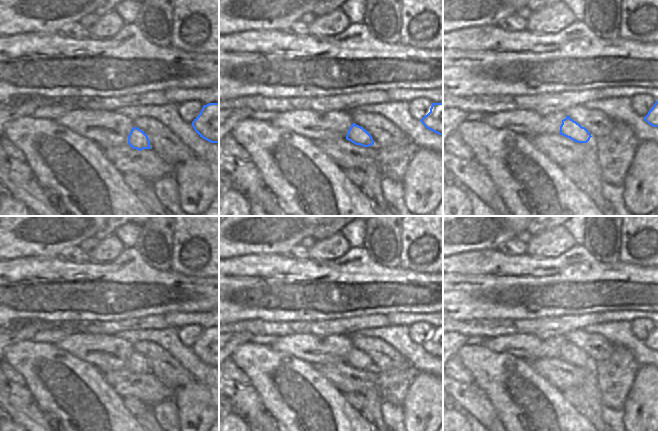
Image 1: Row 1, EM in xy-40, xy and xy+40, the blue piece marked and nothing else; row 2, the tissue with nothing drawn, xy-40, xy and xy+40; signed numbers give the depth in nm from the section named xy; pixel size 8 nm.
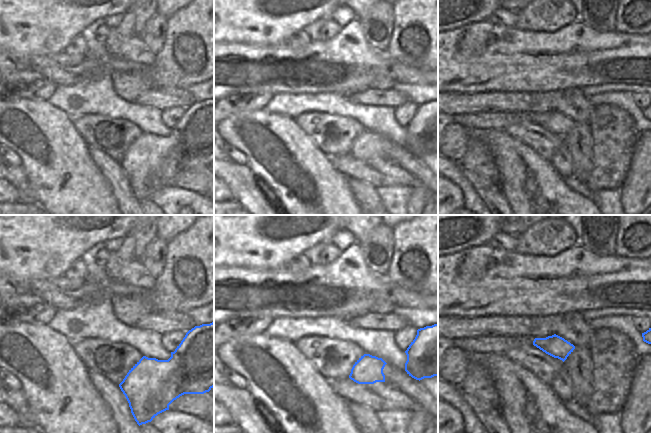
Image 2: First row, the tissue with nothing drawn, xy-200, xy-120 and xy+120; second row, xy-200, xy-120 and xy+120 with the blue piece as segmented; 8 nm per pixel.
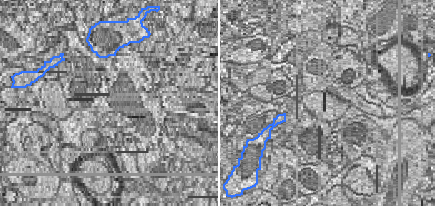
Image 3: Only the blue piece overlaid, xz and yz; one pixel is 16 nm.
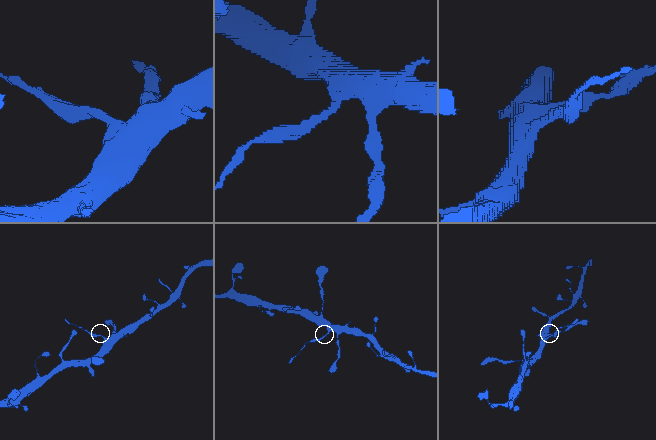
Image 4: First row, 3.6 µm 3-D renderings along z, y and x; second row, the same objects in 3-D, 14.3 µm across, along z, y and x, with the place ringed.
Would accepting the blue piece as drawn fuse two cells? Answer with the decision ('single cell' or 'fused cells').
fused cells

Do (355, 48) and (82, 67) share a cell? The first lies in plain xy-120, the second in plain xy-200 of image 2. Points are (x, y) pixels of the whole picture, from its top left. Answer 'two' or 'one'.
one

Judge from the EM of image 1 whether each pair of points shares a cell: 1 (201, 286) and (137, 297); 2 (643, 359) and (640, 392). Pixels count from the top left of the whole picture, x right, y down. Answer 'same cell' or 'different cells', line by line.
1: same cell
2: different cells

